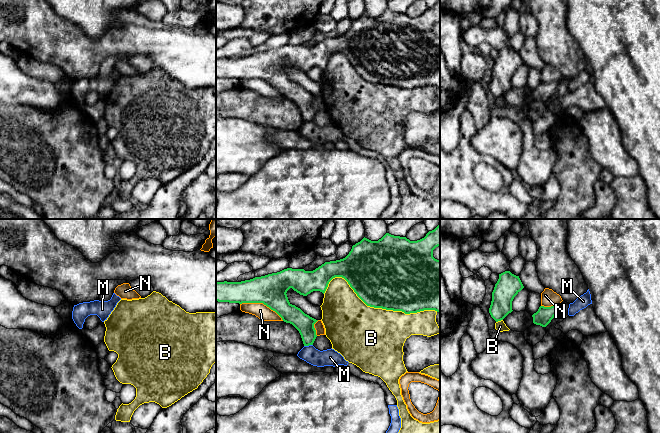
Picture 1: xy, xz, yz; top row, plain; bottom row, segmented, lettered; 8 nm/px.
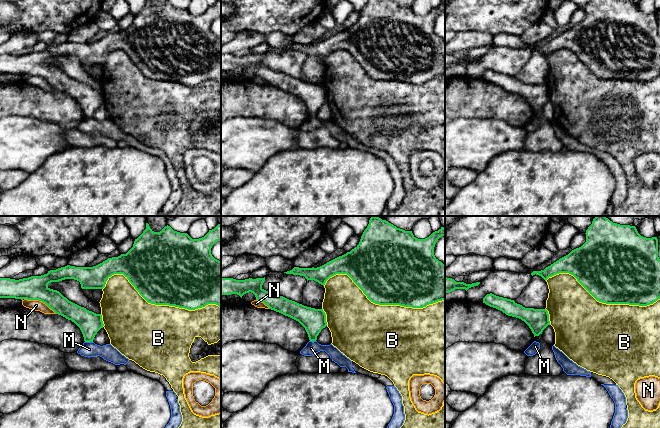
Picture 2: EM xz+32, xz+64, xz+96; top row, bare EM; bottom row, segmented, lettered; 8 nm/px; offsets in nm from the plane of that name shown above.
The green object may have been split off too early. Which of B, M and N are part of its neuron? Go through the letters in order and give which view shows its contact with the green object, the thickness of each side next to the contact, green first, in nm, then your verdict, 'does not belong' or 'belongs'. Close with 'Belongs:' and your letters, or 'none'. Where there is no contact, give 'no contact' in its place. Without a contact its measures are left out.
B: xz | 500/500 nm | does not belong
M: xz | 150/140 nm | does not belong
N: xz | 240/120 nm | does not belong
Belongs: none

